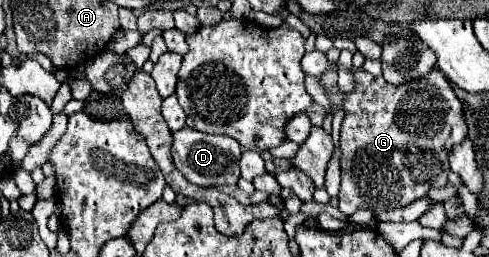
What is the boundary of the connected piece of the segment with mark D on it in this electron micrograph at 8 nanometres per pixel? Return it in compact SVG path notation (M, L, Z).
M182 127L172 133L172 161L176 169L194 185L214 187L214 185L232 185L240 177L240 145L236 139L226 135L208 135L200 131L192 131L190 127Z

